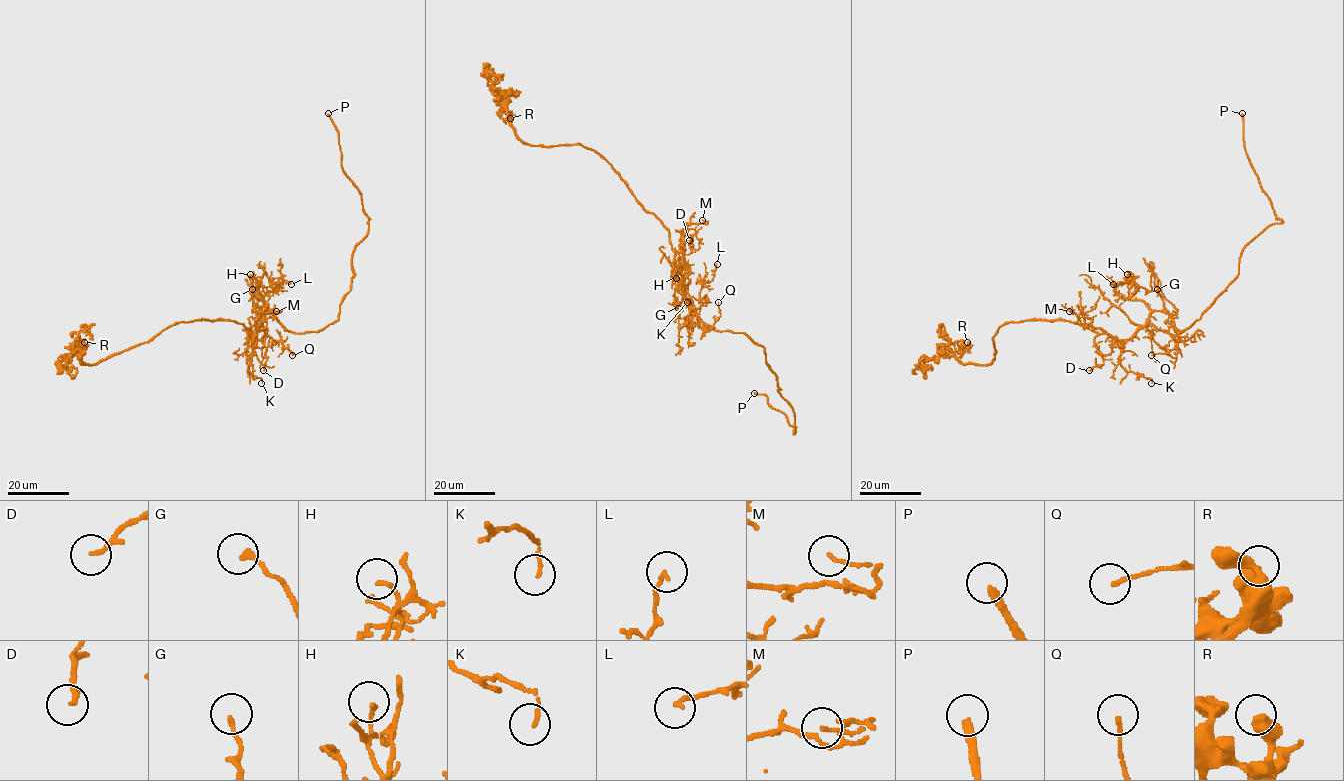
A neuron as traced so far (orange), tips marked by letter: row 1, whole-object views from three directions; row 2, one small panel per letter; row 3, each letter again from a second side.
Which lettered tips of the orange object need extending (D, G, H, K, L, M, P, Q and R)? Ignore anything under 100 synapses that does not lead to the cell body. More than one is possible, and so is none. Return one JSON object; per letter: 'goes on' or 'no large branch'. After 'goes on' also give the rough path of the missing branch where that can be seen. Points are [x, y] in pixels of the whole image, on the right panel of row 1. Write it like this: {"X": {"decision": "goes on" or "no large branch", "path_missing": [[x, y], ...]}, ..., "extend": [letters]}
{"D": {"decision": "no large branch"}, "G": {"decision": "no large branch"}, "H": {"decision": "no large branch"}, "K": {"decision": "no large branch"}, "L": {"decision": "no large branch"}, "M": {"decision": "no large branch"}, "P": {"decision": "goes on", "path_missing": [[1242, 113], [1224, 82]]}, "Q": {"decision": "no large branch"}, "R": {"decision": "no large branch"}, "extend": ["P"]}

